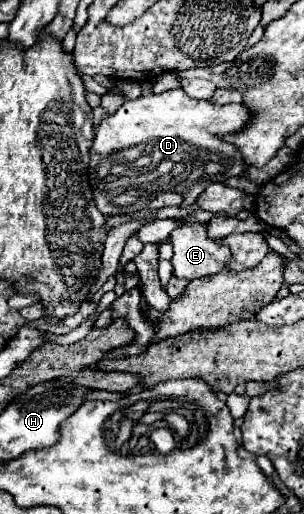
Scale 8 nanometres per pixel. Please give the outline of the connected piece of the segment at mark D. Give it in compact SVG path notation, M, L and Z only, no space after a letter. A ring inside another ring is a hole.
M181 88L161 94L141 94L135 100L125 100L115 114L101 120L91 146L89 180L97 208L105 216L133 214L145 210L153 198L165 192L179 192L183 196L183 206L191 206L207 184L225 182L227 178L239 176L245 170L245 164L235 146L223 142L221 136L239 132L247 120L249 114L243 104L215 106L209 100L189 98ZM131 154L135 154L135 160L141 160L141 166L133 164Z

